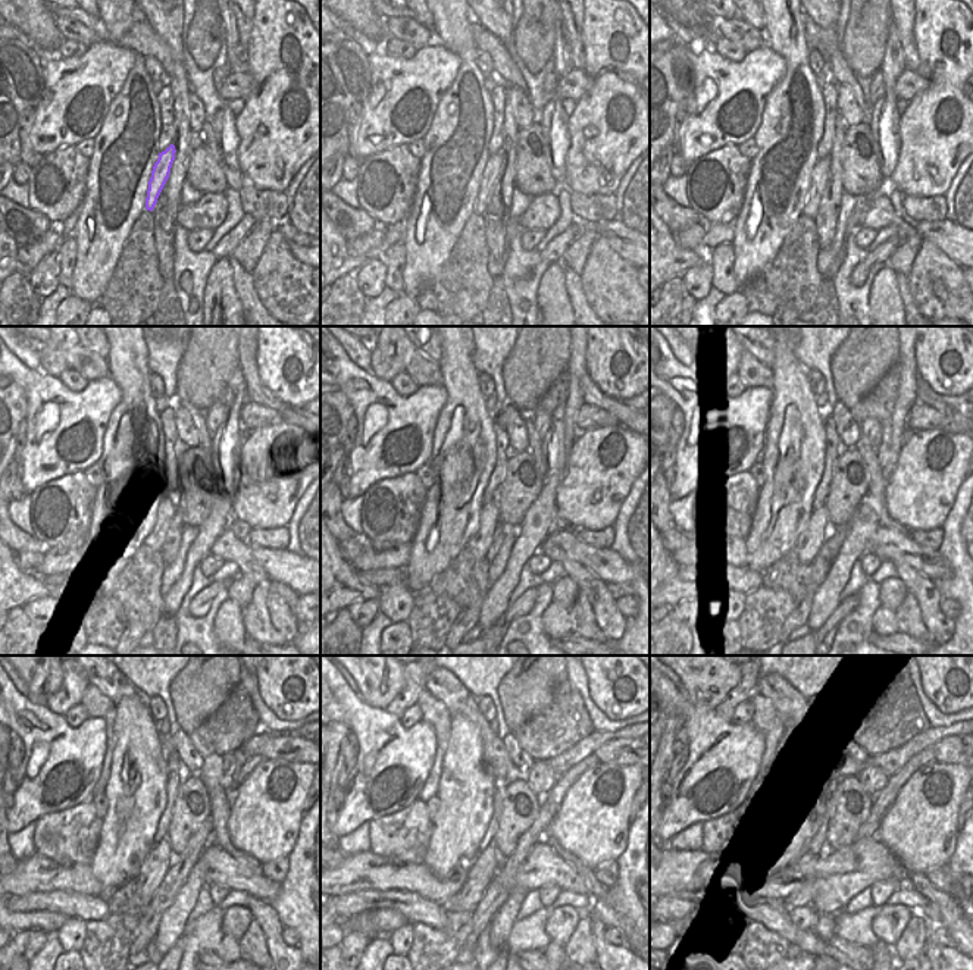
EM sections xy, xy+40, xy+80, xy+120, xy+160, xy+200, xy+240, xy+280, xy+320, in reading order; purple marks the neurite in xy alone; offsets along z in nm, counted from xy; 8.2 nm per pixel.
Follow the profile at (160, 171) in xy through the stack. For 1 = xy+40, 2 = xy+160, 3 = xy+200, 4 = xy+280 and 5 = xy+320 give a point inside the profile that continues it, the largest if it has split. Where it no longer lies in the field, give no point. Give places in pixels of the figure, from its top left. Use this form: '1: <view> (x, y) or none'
1: xy+40 (491, 169)
2: xy+160 (481, 541)
3: xy+200 (810, 541)
4: xy+280 (484, 867)
5: xy+320 (801, 898)

